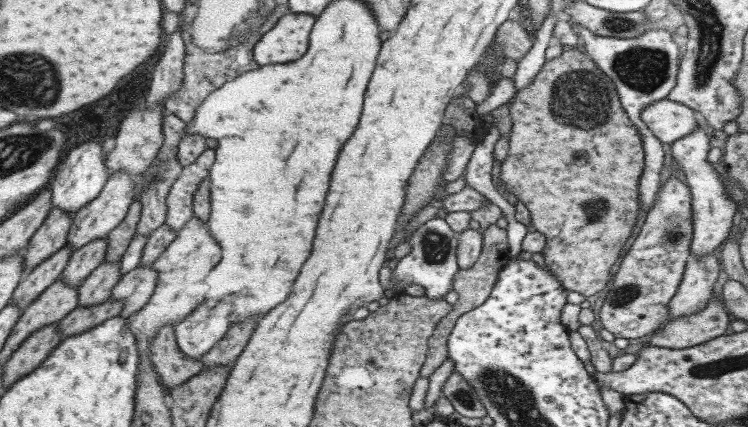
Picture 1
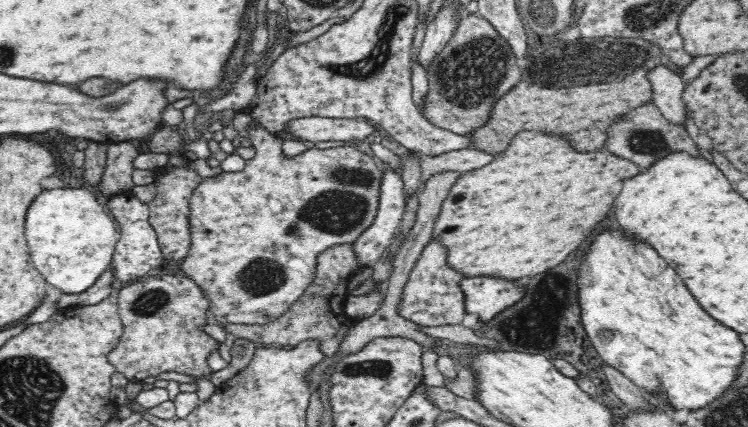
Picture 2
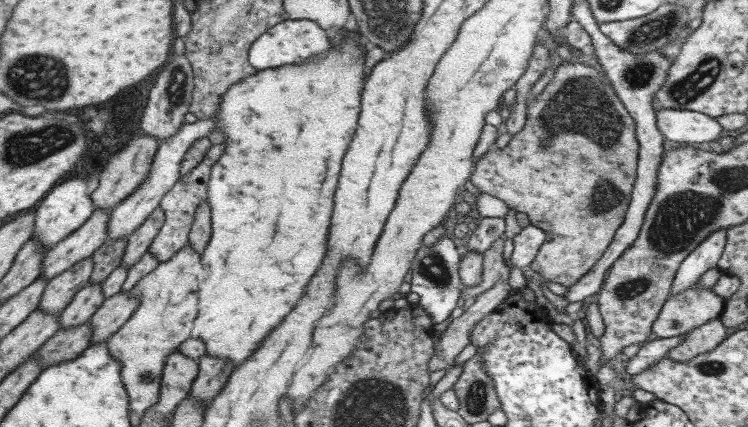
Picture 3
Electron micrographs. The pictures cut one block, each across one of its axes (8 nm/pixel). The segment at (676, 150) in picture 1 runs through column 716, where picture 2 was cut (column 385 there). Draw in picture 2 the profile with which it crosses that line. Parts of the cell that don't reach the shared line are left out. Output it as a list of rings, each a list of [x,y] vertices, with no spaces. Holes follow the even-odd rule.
[[[396,171],[383,172],[379,199],[375,219],[354,241],[357,259],[366,267],[372,267],[388,254],[390,240],[401,226],[407,200],[404,199],[404,183]]]

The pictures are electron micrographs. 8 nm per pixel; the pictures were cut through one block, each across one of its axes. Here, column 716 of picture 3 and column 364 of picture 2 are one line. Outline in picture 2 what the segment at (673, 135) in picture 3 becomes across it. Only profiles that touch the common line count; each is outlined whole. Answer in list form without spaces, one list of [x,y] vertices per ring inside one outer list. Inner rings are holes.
[[[308,117],[290,120],[284,126],[286,135],[312,143],[328,141],[364,141],[374,127],[364,119]]]

